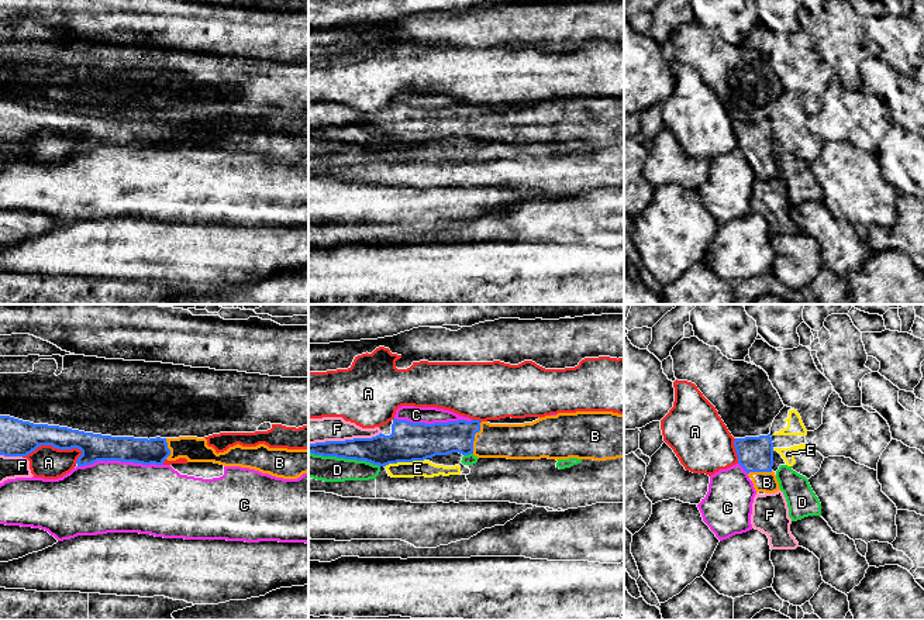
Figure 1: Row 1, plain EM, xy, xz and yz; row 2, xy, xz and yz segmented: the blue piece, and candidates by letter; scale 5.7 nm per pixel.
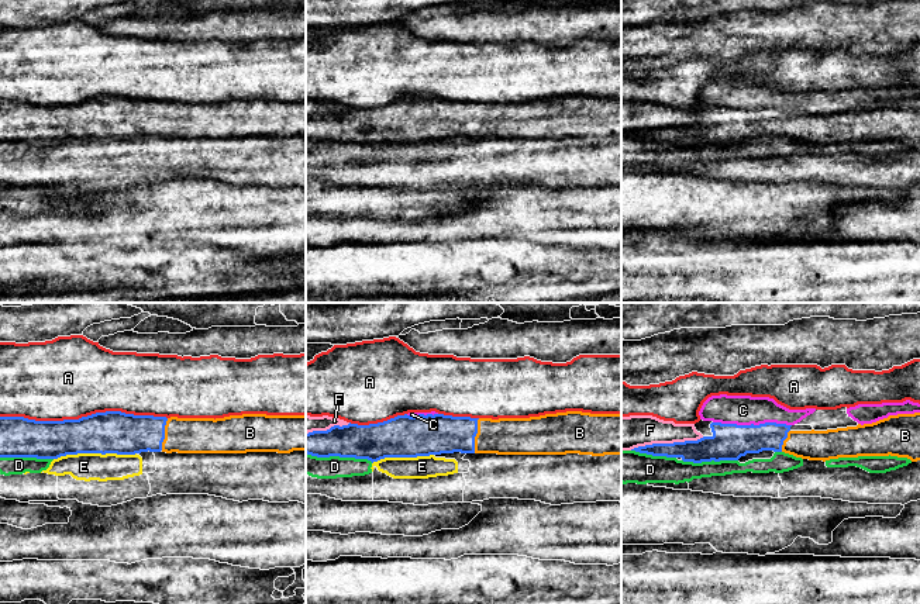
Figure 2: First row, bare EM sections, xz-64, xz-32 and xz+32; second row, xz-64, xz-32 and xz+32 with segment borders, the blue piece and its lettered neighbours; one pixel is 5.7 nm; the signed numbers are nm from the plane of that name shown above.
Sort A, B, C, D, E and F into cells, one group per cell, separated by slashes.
A / B / C / D / E / F

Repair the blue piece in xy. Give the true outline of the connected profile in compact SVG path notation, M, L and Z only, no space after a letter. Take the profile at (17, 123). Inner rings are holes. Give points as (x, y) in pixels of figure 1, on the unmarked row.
M0 100L0 140L27 141L41 130L80 134L77 151L92 149L97 145L163 149L165 144L186 142L187 147L214 147L224 151L249 152L283 163L297 163L308 156L308 134L237 128L217 138L213 131L207 130L206 123L111 121Z

